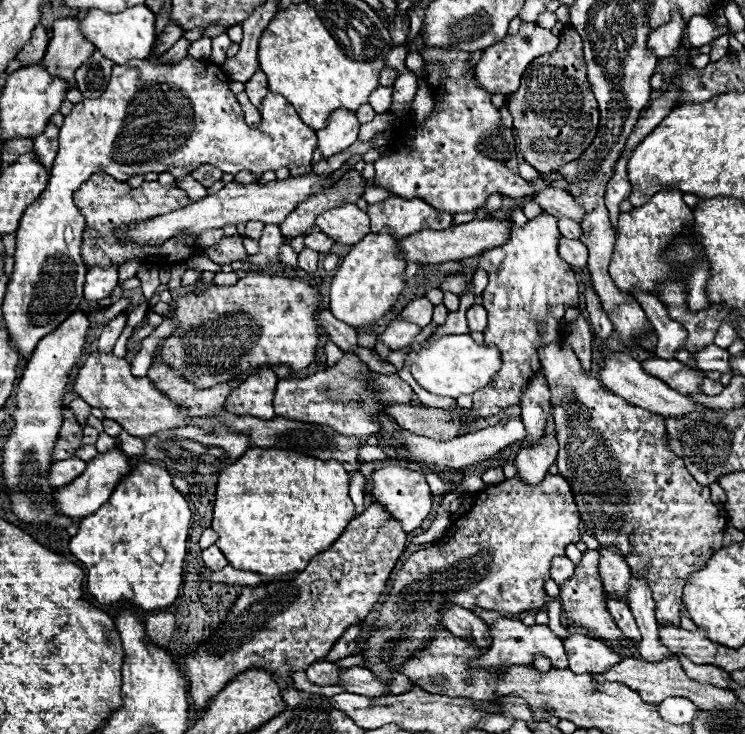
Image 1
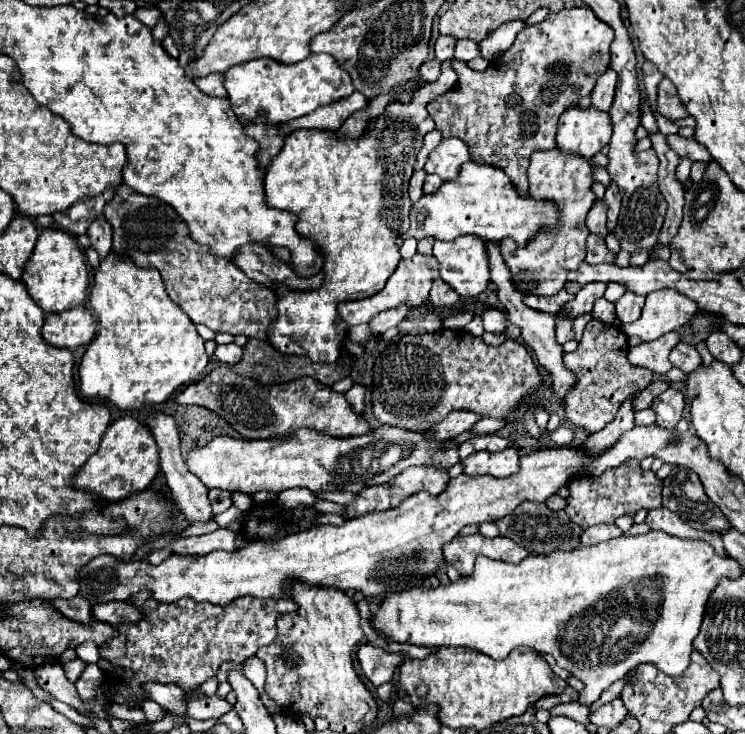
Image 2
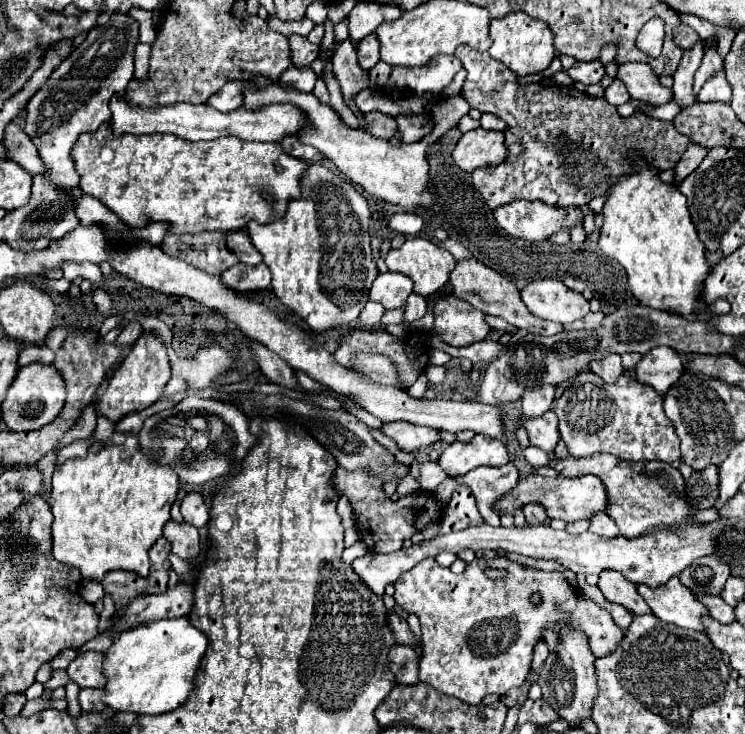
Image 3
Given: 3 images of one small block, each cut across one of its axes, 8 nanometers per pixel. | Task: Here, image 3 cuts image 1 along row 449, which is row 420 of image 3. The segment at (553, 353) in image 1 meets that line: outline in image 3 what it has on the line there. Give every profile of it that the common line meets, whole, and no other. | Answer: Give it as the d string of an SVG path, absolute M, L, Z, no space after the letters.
M582 372L556 400L554 412L560 420L560 436L566 442L568 454L586 458L596 452L610 452L622 460L680 460L680 440L672 422L662 410L662 396L650 386L636 382L630 376L620 376L616 384L606 384L592 372Z

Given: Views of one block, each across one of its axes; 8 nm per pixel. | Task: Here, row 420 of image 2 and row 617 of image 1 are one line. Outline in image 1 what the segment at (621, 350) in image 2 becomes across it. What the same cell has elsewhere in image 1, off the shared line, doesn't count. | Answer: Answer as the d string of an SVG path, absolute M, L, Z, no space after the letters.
M596 550L582 552L582 560L576 566L572 578L568 578L568 582L564 582L564 586L560 586L560 602L562 602L562 608L568 618L572 618L578 626L594 632L598 638L606 640L614 650L620 650L626 644L626 638L616 628L612 618L608 616L606 602L604 602L604 590L602 590L602 582L598 576L598 560L600 560L600 554Z

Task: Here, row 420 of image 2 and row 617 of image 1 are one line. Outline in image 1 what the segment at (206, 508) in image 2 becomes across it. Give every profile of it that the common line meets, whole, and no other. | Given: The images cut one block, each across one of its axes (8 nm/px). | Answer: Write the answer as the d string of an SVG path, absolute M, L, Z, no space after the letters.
M158 612L146 620L146 636L150 642L154 642L160 648L166 648L176 628L174 614L170 612Z

